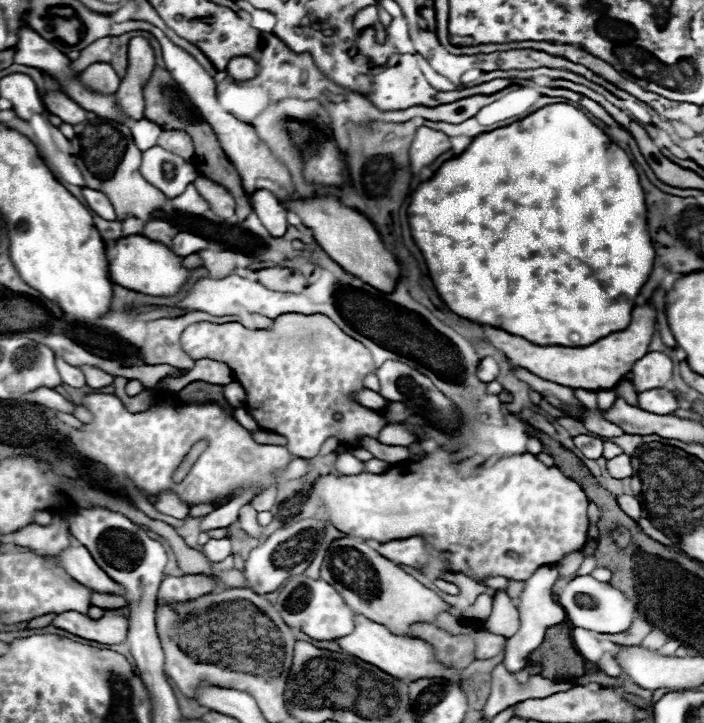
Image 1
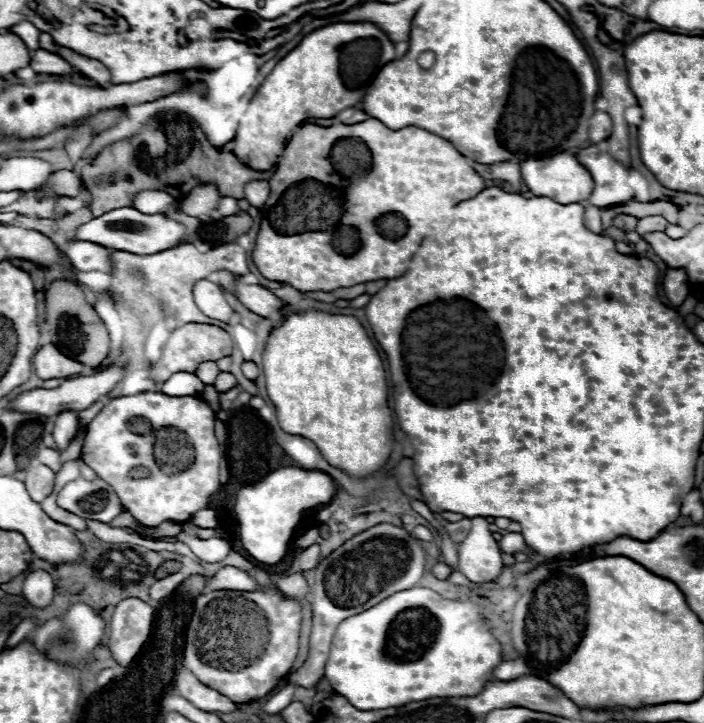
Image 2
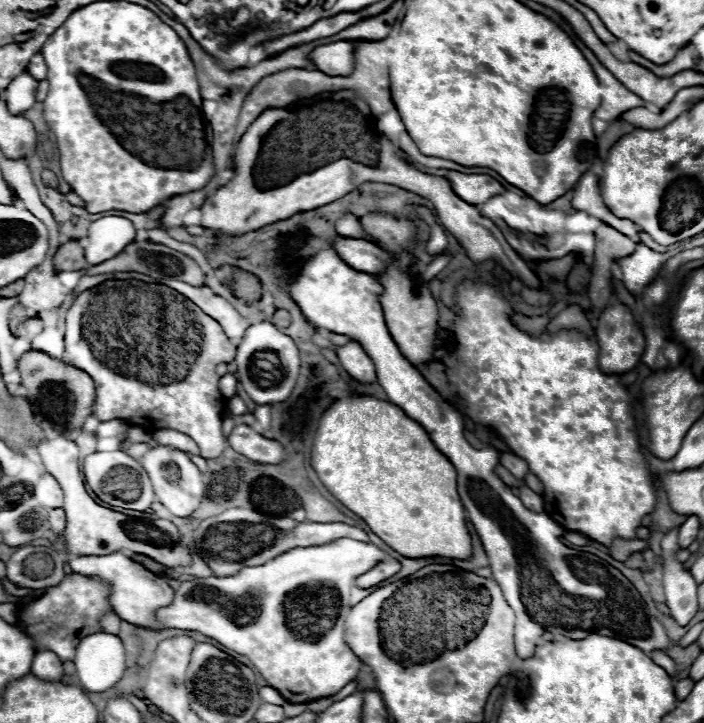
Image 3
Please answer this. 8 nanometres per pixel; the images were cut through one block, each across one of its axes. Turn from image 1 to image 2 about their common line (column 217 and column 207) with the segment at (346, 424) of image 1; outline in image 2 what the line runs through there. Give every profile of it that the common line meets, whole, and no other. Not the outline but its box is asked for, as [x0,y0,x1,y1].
[154,324,232,380]

